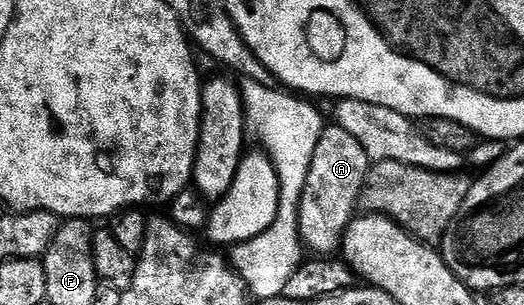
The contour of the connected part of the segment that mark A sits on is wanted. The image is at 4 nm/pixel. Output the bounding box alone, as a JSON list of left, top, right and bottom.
[298,122,371,258]

